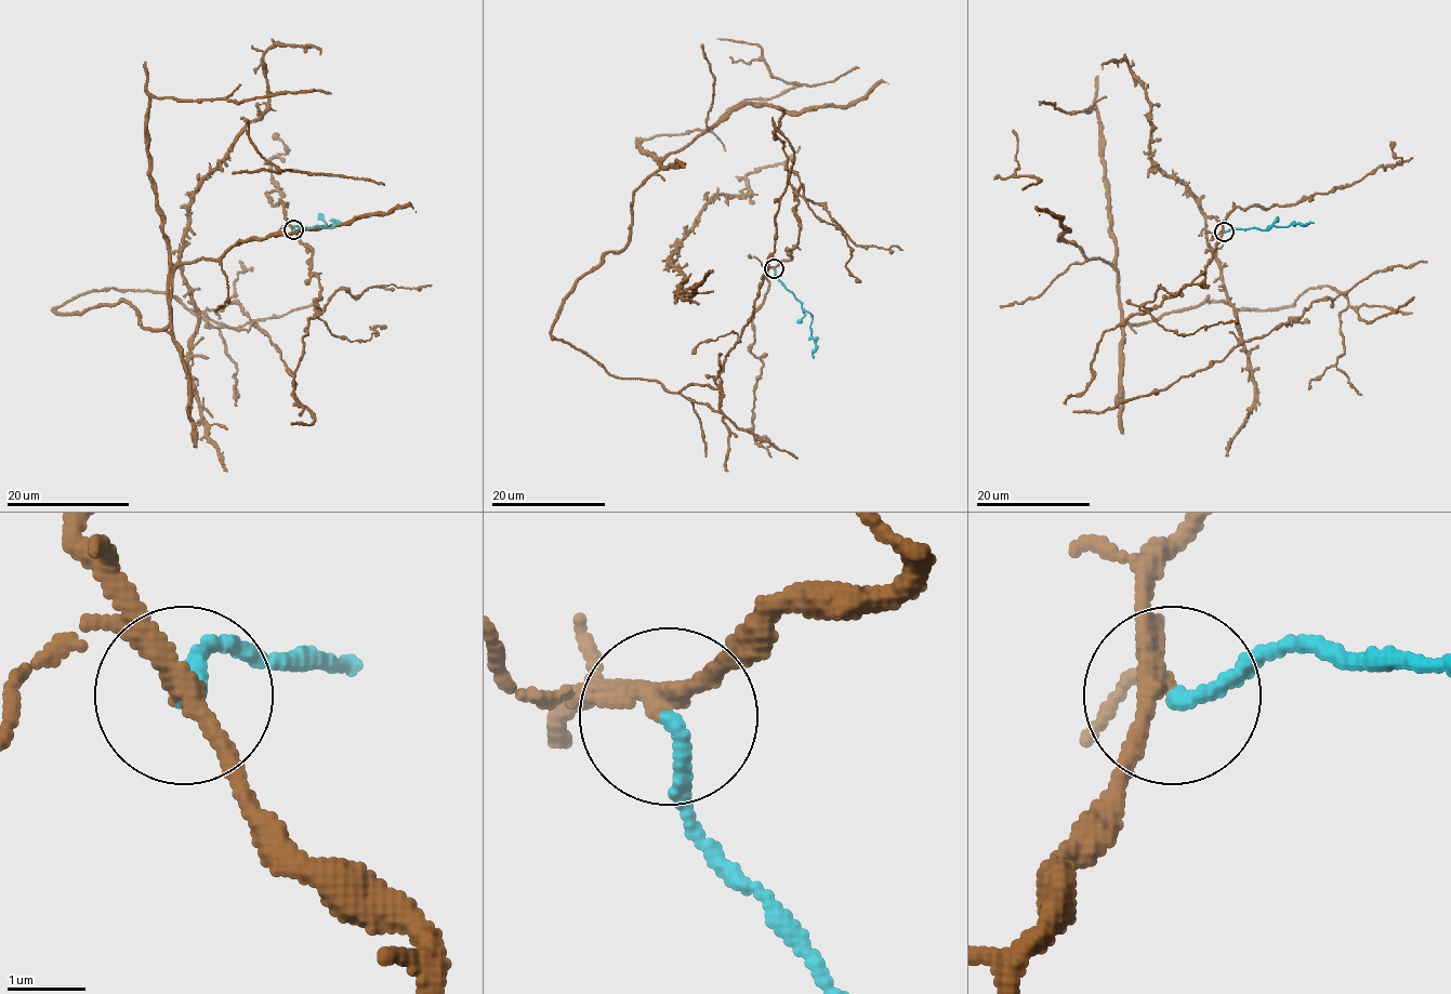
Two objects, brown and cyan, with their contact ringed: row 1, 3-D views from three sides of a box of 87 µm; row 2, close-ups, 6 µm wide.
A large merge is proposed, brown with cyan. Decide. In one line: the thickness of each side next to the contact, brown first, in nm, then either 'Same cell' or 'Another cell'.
Thickness 240 nm (brown) against 190 nm. Another cell

